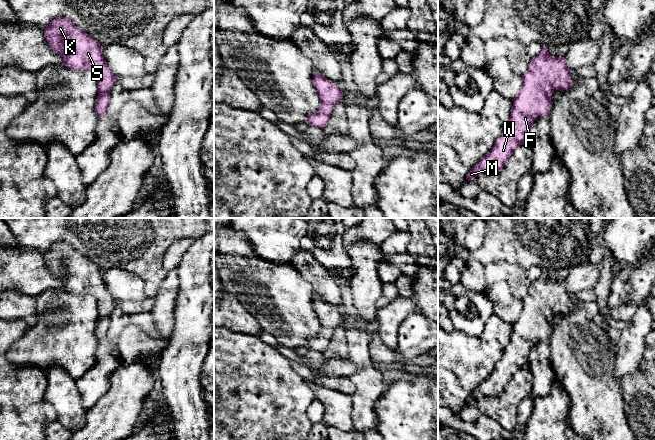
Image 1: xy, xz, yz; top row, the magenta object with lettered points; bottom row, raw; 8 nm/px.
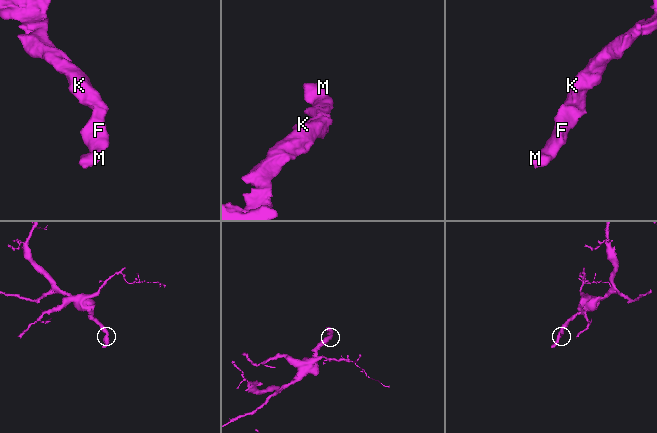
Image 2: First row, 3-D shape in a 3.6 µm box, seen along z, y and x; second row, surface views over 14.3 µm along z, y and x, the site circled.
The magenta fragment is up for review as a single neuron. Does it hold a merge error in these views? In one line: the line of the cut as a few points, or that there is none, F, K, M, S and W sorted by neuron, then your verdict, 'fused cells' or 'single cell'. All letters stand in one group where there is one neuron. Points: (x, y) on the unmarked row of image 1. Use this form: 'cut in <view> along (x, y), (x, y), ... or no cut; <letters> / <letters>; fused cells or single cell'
no cut; F K M S W; single cell

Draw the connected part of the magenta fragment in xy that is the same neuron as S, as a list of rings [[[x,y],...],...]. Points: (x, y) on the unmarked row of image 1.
[[[65,241],[53,243],[44,252],[51,273],[64,282],[62,289],[73,294],[89,294],[97,300],[95,336],[107,338],[110,316],[118,301],[108,292],[102,270]]]

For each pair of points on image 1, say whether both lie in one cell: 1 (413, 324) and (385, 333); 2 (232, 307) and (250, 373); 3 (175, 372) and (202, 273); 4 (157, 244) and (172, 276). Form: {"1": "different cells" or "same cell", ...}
{"1": "different cells", "2": "different cells", "3": "same cell", "4": "different cells"}

